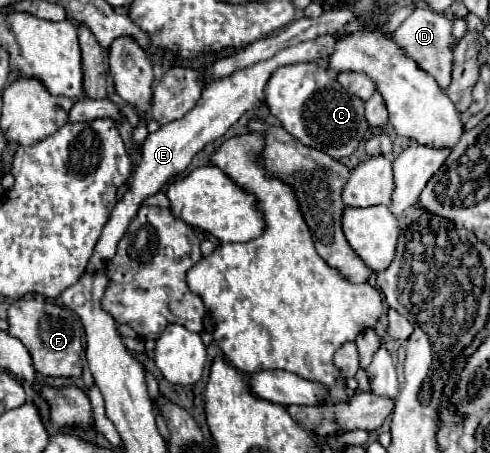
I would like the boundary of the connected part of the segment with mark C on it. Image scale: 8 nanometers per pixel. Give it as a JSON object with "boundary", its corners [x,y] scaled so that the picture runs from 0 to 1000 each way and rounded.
{"boundary":[[[602,139],[594,148],[569,148],[569,157],[561,157],[561,166],[553,166],[553,174],[545,179],[545,219],[541,232],[549,236],[553,254],[561,254],[573,276],[598,298],[606,302],[618,320],[627,325],[643,325],[663,333],[667,342],[696,351],[716,342],[729,320],[741,311],[753,276],[749,263],[741,254],[741,223],[733,223],[729,214],[712,210],[708,196],[700,196],[684,166],[671,161],[663,148],[655,148],[651,139]]]}

